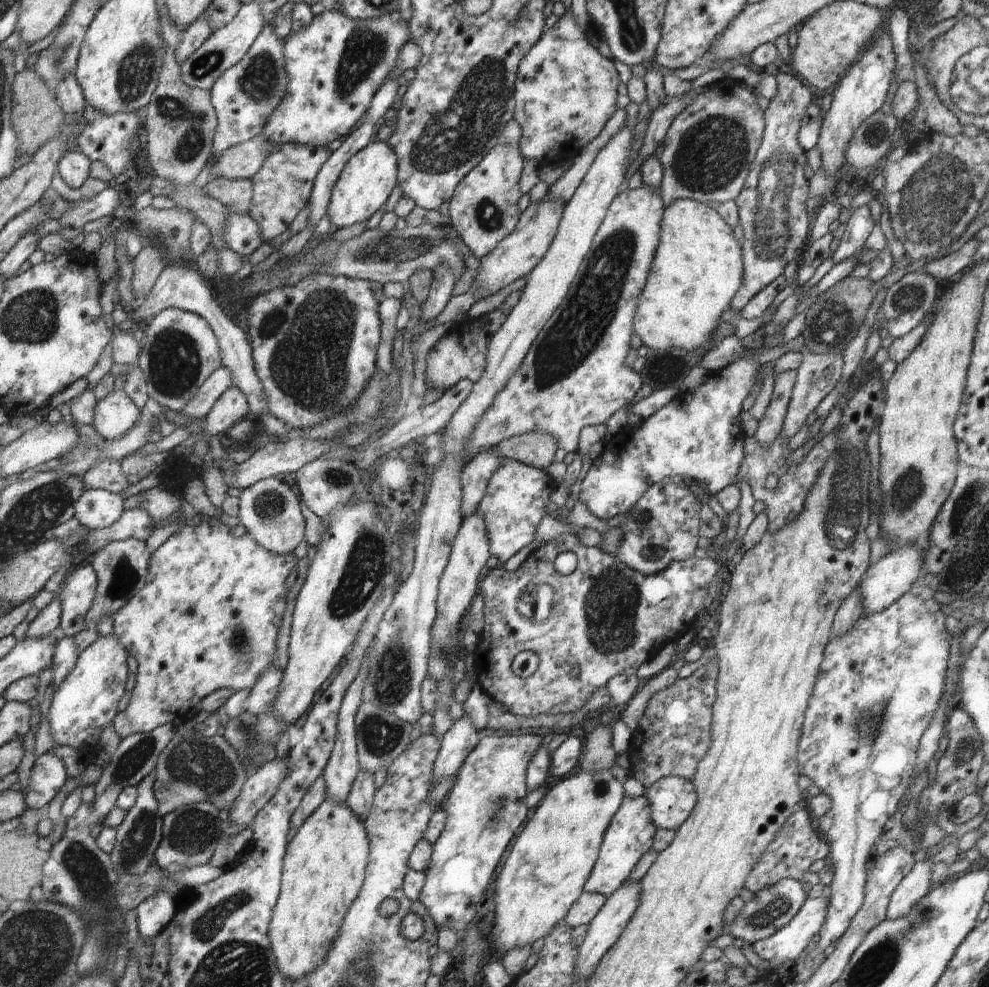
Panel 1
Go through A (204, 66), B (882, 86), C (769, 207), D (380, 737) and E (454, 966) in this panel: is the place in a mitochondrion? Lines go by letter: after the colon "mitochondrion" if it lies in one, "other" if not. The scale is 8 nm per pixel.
A: mitochondrion
B: other
C: mitochondrion
D: mitochondrion
E: other

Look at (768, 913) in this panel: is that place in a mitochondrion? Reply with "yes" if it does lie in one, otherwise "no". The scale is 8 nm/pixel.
yes

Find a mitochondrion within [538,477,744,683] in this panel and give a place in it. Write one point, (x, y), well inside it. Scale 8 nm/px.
(611, 617)

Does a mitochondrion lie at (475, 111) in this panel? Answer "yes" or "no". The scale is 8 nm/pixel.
yes

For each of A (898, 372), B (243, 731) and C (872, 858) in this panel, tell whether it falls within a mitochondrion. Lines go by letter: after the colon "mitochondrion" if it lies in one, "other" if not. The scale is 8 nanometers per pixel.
A: other
B: mitochondrion
C: other

